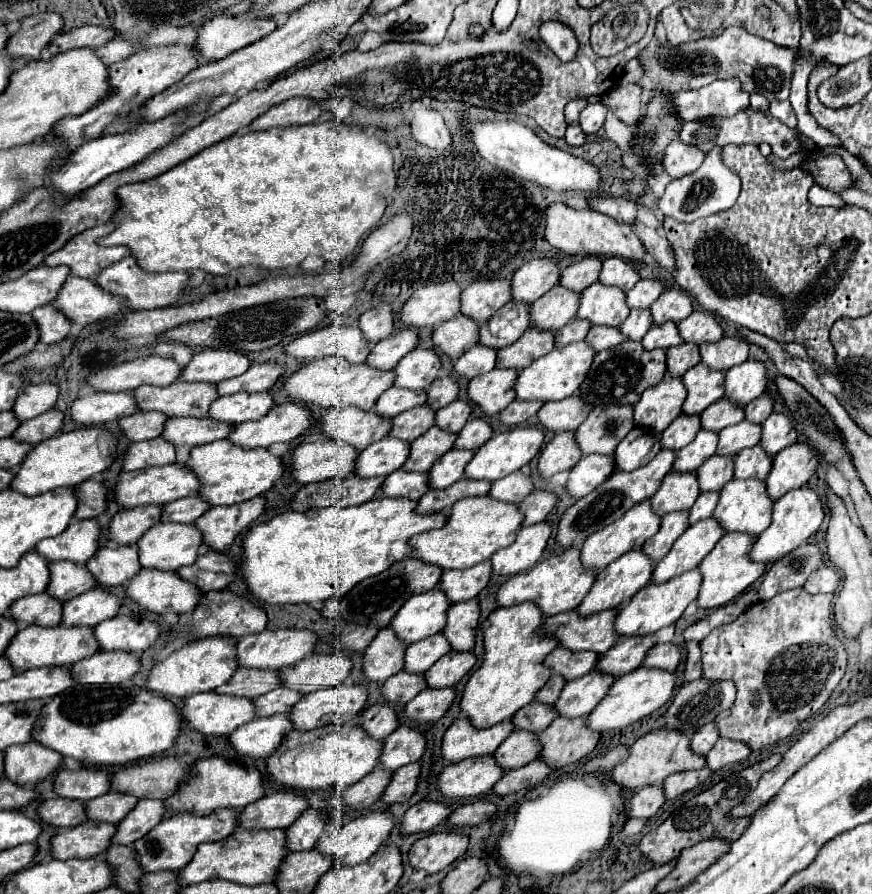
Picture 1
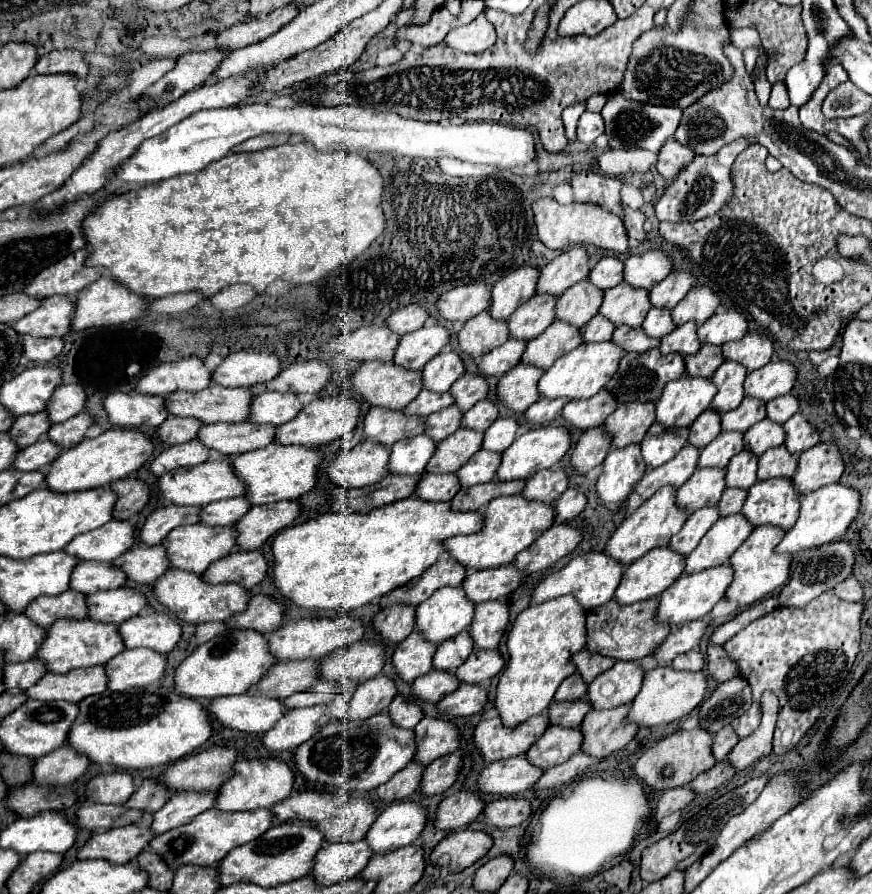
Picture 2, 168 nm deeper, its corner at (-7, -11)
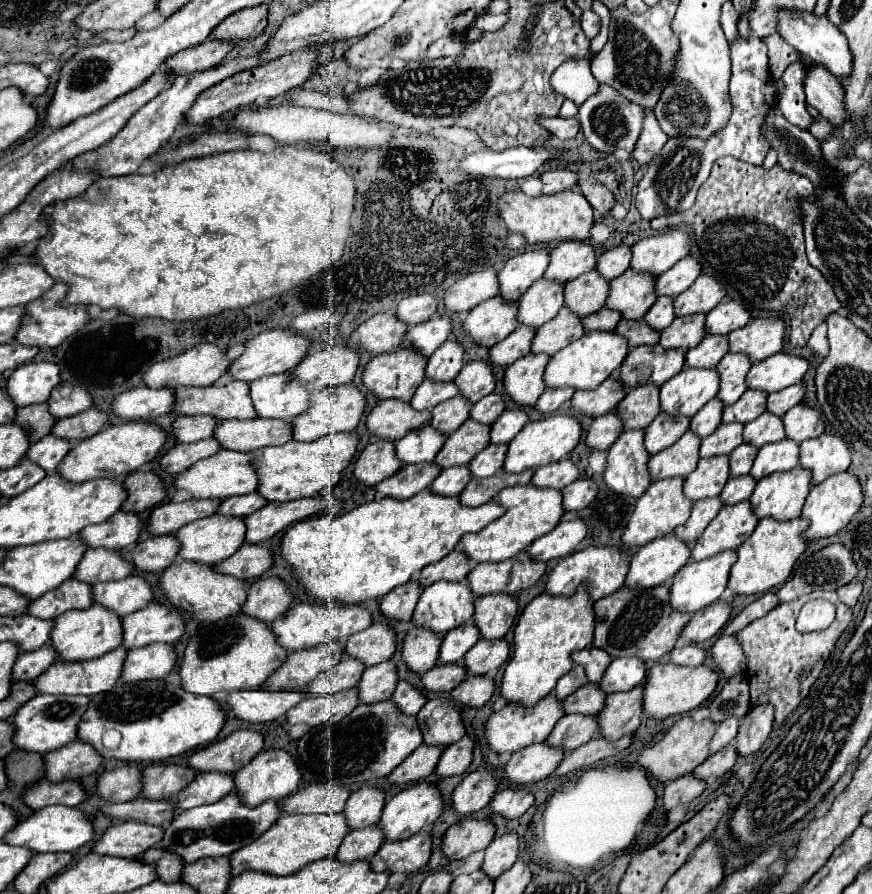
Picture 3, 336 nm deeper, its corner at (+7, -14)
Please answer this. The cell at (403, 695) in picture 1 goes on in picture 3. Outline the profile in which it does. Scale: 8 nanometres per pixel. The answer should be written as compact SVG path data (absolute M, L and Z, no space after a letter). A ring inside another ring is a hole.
M434 665L422 675L422 687L426 693L450 693L458 683L462 683L466 671L462 665Z

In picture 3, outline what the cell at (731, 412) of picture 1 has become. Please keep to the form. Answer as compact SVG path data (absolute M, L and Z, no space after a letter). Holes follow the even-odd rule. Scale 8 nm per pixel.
M748 389L734 405L722 411L722 423L750 423L766 411L766 393Z

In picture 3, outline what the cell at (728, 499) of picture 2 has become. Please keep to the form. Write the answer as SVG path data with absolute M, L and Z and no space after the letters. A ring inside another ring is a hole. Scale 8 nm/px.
M750 475L740 477L740 479L728 479L728 483L724 485L724 489L720 493L720 499L724 505L736 505L740 501L746 501L752 495L754 485L756 485L756 481Z

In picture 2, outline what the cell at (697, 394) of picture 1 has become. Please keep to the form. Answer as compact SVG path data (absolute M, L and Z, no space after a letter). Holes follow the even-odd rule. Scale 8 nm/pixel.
M726 360L716 372L714 372L714 384L718 386L718 394L712 402L712 408L718 412L726 412L732 408L738 408L744 400L744 378L748 370L734 360Z

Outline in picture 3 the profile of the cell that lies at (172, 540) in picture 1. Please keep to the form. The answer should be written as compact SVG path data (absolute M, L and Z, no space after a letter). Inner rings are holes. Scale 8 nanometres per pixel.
M210 515L200 521L184 525L180 531L176 531L176 539L180 543L178 555L186 561L204 563L204 565L216 565L230 557L242 543L244 543L246 525L240 517L222 517L222 515Z

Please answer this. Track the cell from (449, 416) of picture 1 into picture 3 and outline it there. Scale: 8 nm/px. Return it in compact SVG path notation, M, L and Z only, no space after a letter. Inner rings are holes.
M488 395L484 399L480 399L478 403L474 403L470 407L470 419L478 421L478 423L484 423L484 425L492 425L494 419L504 411L504 401L500 395Z

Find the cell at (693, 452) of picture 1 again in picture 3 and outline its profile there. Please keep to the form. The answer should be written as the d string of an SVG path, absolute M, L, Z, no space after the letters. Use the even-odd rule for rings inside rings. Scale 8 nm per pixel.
M726 423L720 425L712 435L708 435L700 445L700 457L718 457L728 455L742 443L742 425L740 423Z

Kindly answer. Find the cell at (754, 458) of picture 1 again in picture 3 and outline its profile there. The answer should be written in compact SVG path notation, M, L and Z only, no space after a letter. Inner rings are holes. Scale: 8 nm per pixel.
M782 439L778 443L770 443L770 445L760 447L750 475L758 481L758 479L772 475L776 471L794 469L796 465L798 465L798 445L788 439Z

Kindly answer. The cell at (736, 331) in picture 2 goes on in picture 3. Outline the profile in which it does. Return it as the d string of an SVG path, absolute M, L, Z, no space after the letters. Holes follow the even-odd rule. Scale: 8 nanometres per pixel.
M722 301L706 315L706 335L728 335L750 321L750 313L734 301Z

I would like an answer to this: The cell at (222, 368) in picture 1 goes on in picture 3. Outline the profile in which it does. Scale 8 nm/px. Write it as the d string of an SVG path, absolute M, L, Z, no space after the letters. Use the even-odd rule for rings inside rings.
M284 329L264 331L264 333L256 335L254 339L246 341L244 353L230 363L228 377L232 381L252 383L254 379L260 379L260 377L280 375L280 373L286 373L292 367L296 367L296 363L300 363L300 359L306 355L306 351L308 351L308 339L302 335L292 335L290 331L284 331Z

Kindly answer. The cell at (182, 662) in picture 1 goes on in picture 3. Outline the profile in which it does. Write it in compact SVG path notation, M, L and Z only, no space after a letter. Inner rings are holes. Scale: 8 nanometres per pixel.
M244 613L202 627L188 641L178 669L184 691L210 697L220 691L232 693L240 689L258 689L288 655L288 651L282 649L272 635L274 633L266 623L260 623Z

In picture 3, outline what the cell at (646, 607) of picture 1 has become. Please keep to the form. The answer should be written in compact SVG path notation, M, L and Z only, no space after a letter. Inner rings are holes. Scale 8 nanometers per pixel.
M724 551L718 553L716 557L704 559L704 561L690 561L686 563L674 577L672 587L670 587L670 607L674 611L680 613L696 613L704 607L708 607L710 603L714 603L716 599L720 599L720 595L726 589L728 583L728 573L730 567L736 563L736 551Z

